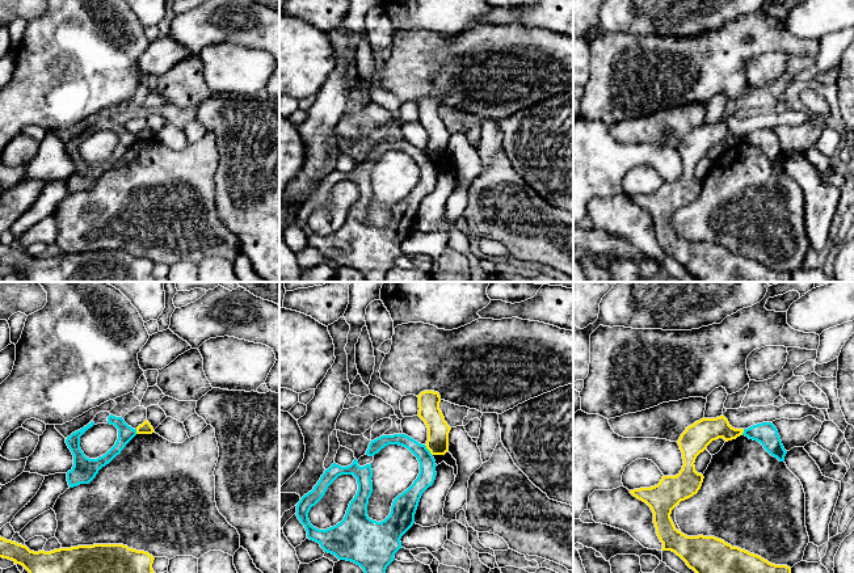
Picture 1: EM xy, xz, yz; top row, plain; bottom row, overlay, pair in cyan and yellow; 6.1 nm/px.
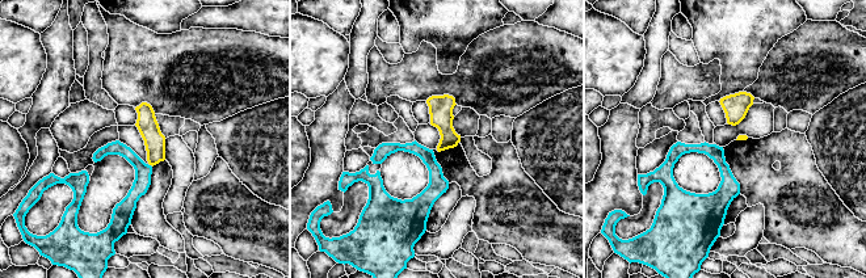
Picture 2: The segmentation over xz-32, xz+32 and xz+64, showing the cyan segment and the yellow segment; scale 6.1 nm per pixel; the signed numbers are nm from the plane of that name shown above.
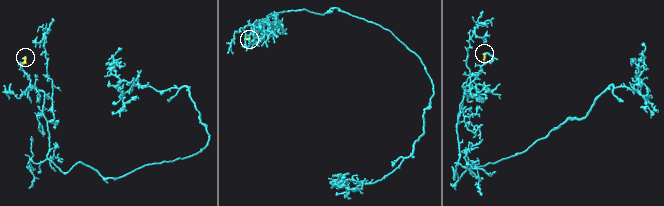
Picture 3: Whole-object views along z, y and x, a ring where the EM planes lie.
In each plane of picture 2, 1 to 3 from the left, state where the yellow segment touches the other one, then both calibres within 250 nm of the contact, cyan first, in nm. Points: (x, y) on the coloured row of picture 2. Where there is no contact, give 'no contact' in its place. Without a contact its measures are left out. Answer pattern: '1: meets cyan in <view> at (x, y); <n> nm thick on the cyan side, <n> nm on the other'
1: no contact
2: no contact
3: no contact

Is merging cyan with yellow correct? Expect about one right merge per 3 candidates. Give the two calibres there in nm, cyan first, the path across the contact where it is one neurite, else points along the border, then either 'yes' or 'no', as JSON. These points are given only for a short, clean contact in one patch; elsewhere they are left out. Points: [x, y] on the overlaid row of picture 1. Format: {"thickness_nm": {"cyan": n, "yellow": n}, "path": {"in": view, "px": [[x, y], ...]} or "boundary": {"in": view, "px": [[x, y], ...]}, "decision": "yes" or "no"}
{"thickness_nm": {"cyan": 110, "yellow": 140}, "boundary": {"in": "xz", "px": [[424, 445], [432, 455]]}, "decision": "no"}

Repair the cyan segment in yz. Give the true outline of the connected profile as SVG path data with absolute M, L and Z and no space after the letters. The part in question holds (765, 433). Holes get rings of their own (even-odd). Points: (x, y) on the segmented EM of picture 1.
M762 422L744 429L742 435L760 442L763 448L779 462L784 462L784 450L777 427L771 422Z

